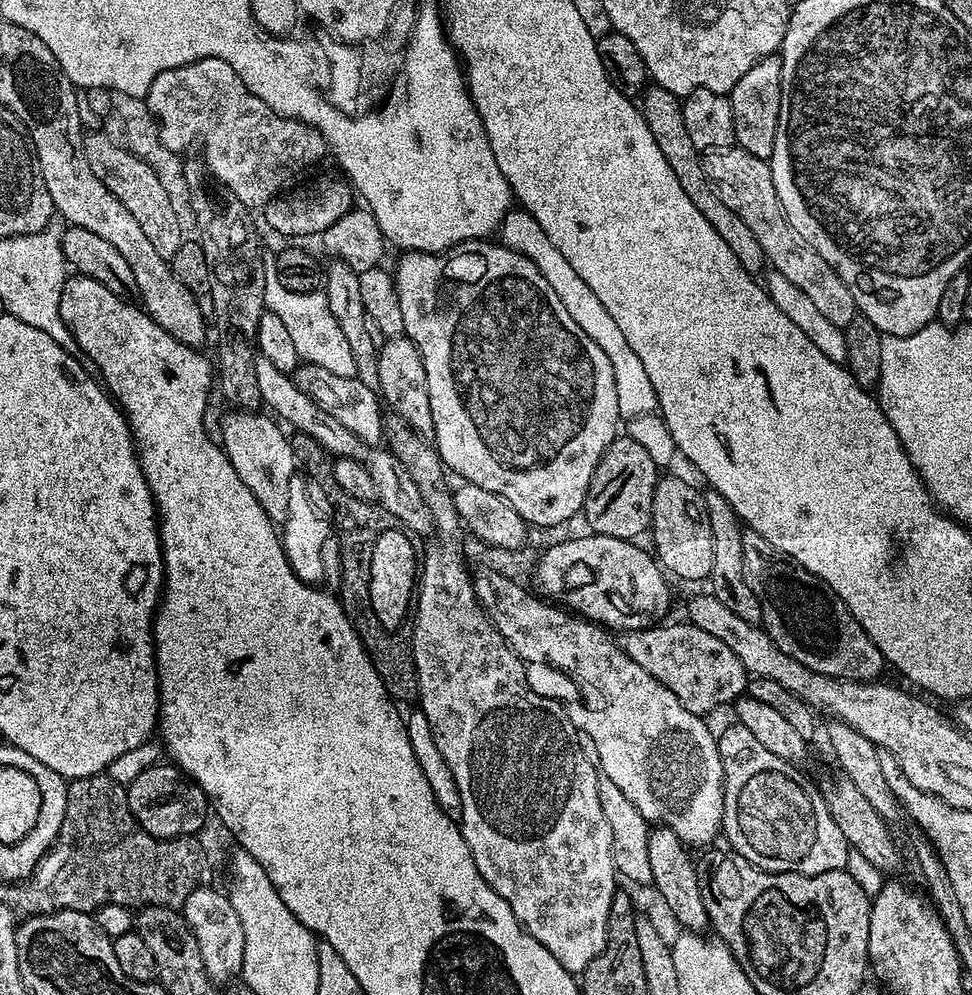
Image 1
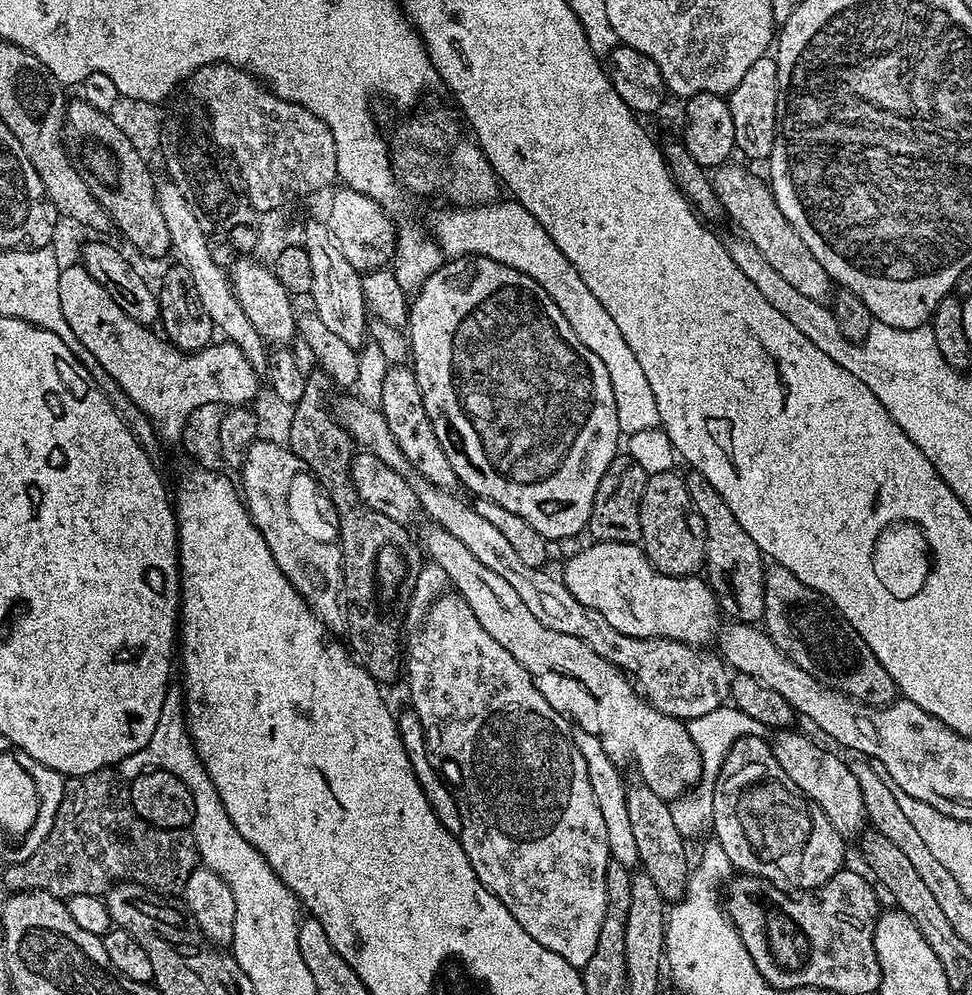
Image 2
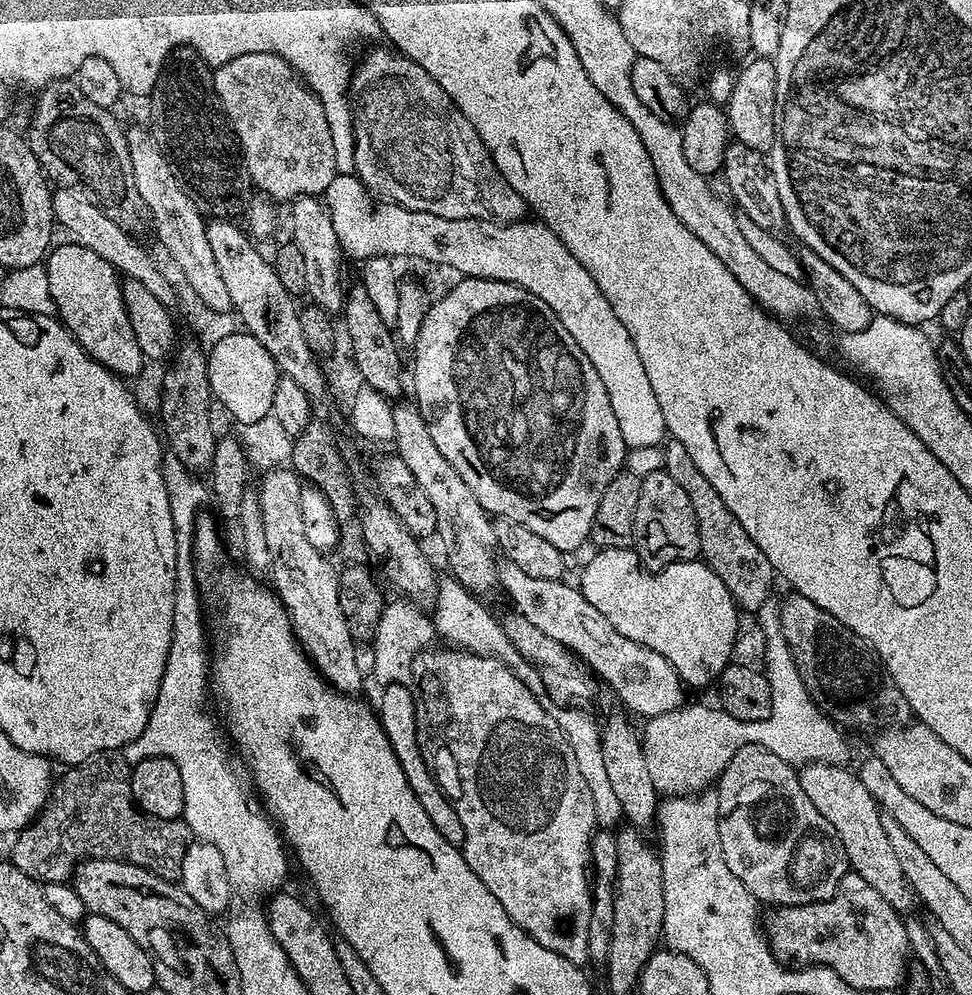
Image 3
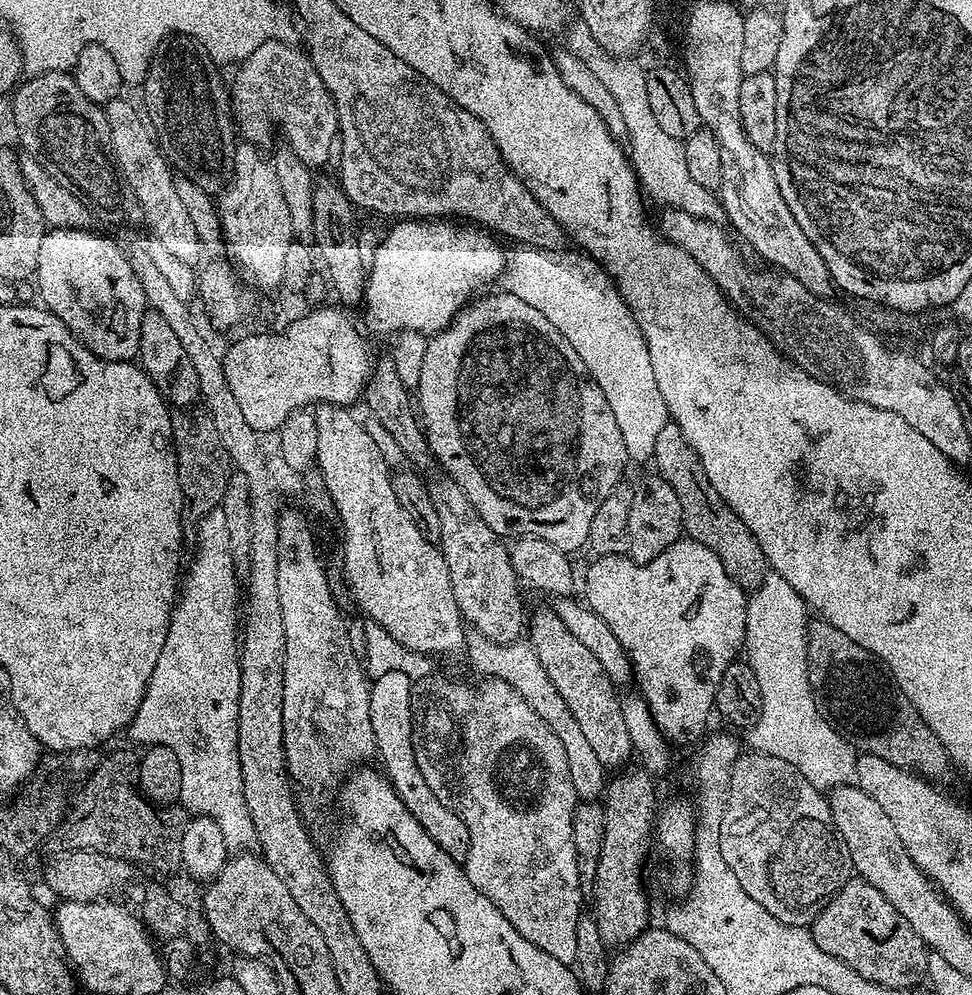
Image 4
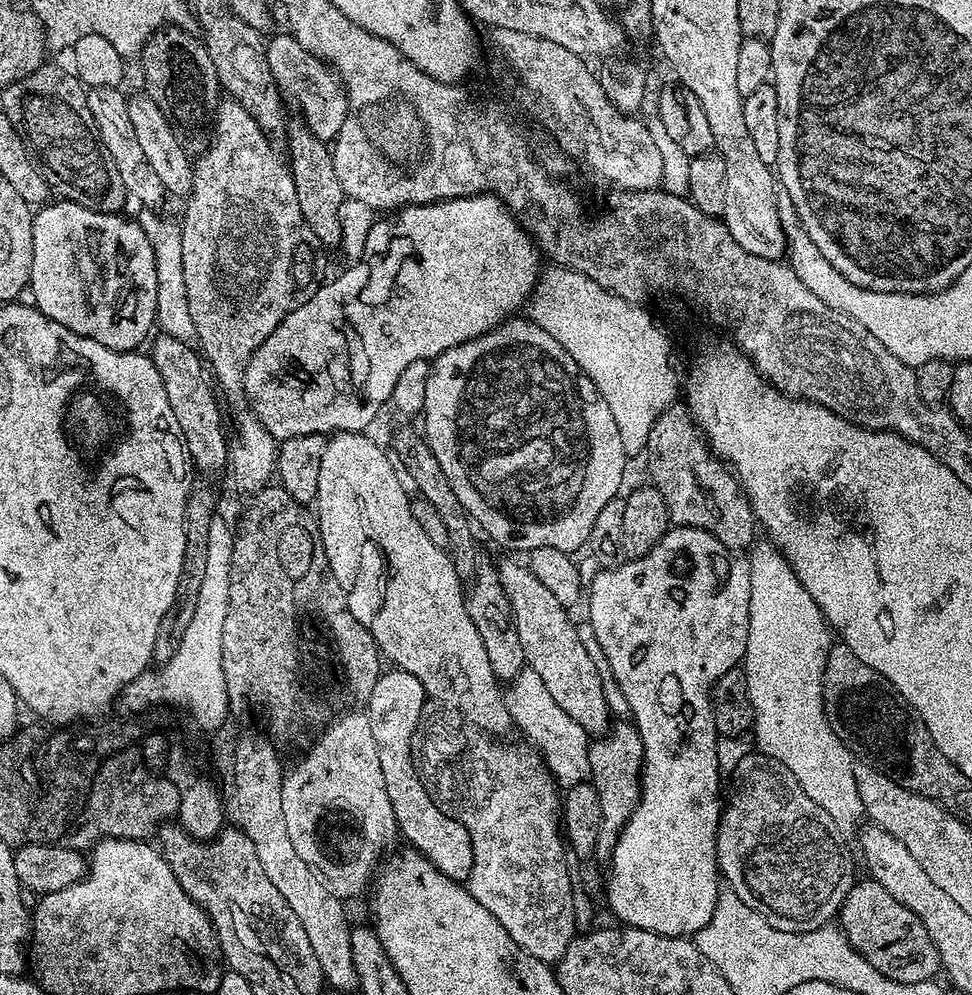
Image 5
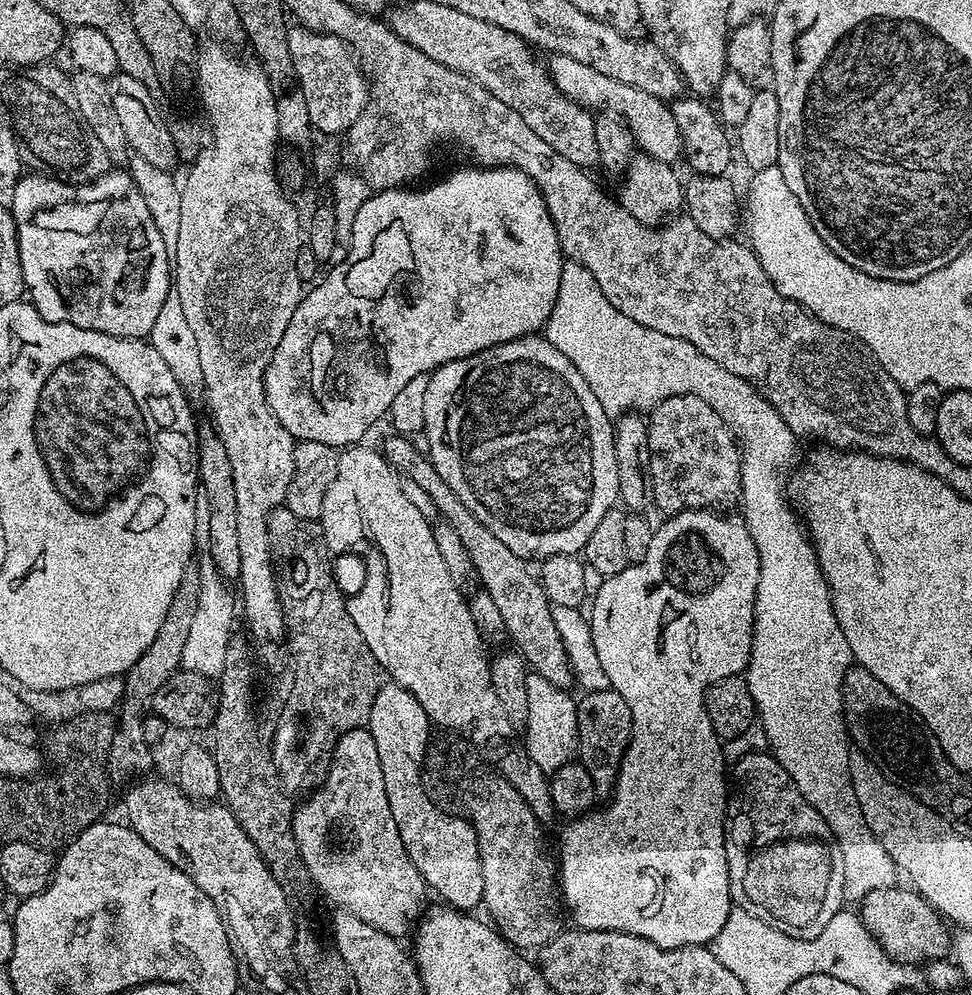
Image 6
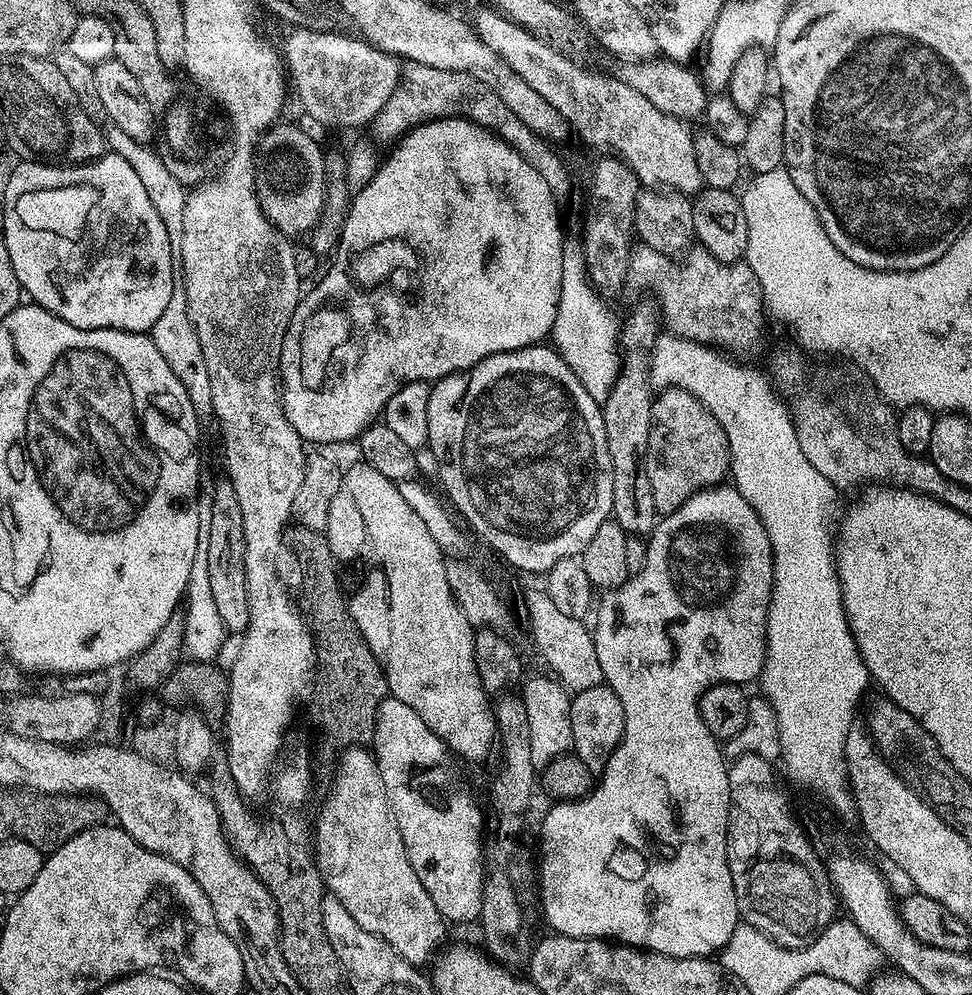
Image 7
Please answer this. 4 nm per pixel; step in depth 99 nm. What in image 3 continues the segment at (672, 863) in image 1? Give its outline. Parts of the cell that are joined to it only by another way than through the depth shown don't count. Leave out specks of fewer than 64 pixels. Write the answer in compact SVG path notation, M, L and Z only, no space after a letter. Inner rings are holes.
M612 716L600 729L602 758L606 765L606 775L610 778L610 787L618 797L618 806L623 819L637 830L645 830L657 823L658 809L662 803L654 786L654 778L650 778L650 770L646 767L646 754L641 733L635 728L629 717Z

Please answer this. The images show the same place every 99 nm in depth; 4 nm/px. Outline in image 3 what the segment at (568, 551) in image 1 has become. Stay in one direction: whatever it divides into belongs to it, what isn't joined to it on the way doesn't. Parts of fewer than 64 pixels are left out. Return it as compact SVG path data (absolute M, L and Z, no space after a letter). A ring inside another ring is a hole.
M601 548L595 554L597 556L585 566L578 579L578 587L590 606L610 618L610 626L614 626L618 634L626 634L630 642L658 650L689 689L704 688L722 675L733 659L741 613L722 578L718 578L703 559L676 561L660 572L648 572L632 548Z

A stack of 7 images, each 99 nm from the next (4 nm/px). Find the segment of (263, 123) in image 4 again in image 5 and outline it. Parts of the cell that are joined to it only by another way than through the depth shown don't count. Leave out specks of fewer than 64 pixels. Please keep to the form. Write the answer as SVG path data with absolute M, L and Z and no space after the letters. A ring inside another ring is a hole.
M290 34L283 35L269 39L266 44L274 82L289 101L292 99L304 111L303 122L318 139L335 141L348 113L348 96L344 93L344 85L324 61L310 54L310 50L304 49Z

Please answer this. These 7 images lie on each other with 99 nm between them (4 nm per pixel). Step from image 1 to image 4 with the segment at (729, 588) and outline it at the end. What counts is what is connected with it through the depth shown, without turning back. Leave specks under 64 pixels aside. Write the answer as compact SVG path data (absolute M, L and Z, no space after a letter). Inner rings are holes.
M669 422L662 426L658 434L658 442L654 442L654 454L652 455L655 471L674 488L678 494L679 505L682 506L683 531L687 539L696 540L706 550L714 550L718 554L718 562L726 566L726 574L745 592L751 594L756 592L769 574L766 554L762 554L762 546L758 546L758 538L746 530L746 522L722 502L718 490L710 486L710 478L706 478L706 470L702 470L702 462L698 462L698 454L682 438L682 430Z

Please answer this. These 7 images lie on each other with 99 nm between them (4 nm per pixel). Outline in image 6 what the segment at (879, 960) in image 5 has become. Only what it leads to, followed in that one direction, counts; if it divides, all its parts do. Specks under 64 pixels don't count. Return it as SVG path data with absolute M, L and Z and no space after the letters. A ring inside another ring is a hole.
M911 887L870 890L859 901L858 915L882 950L900 964L924 966L929 960L943 960L951 953L953 933L948 932L945 917Z

